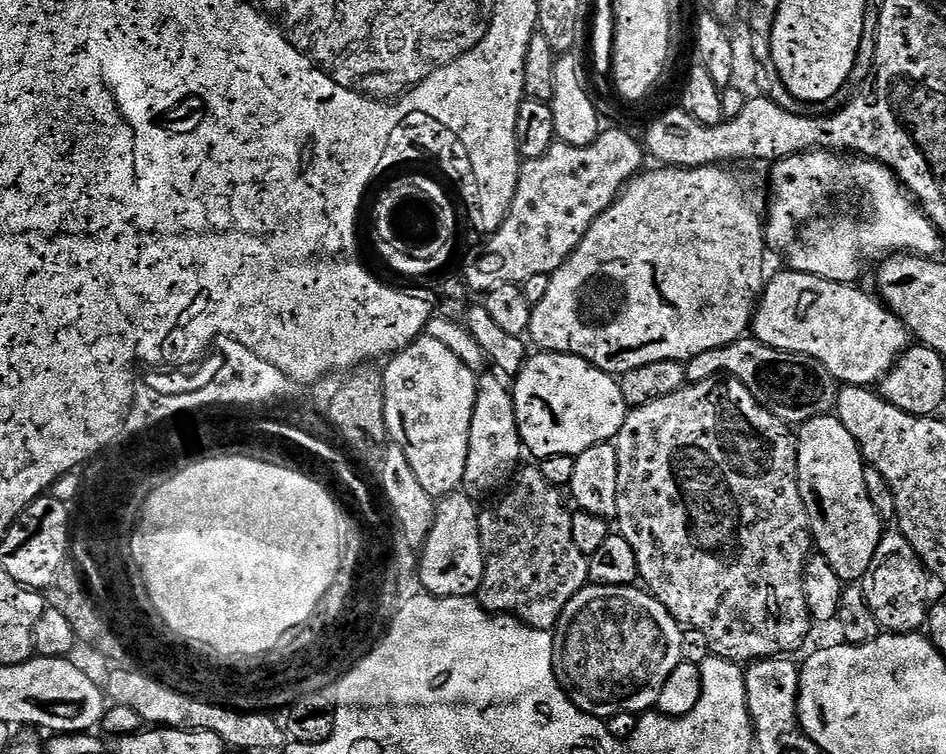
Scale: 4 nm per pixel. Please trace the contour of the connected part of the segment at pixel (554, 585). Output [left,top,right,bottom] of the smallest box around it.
[478,467,590,629]

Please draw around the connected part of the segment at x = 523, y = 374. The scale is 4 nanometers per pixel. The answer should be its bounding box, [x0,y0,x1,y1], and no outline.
[511,350,630,462]

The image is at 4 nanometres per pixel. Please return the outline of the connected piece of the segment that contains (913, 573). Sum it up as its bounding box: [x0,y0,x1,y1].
[866,531,930,634]

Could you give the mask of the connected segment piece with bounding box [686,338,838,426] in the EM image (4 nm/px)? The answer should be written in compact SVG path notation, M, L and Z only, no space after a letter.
M741 338L734 341L733 344L727 344L718 350L707 352L705 356L697 356L687 361L686 367L688 384L701 384L703 380L712 380L713 378L740 380L748 387L750 394L754 394L756 400L765 406L772 407L774 418L778 418L783 424L789 426L803 426L807 420L829 415L836 406L838 381L832 377L830 370L826 370L826 366L822 366L822 362L802 354L774 350L755 338Z

